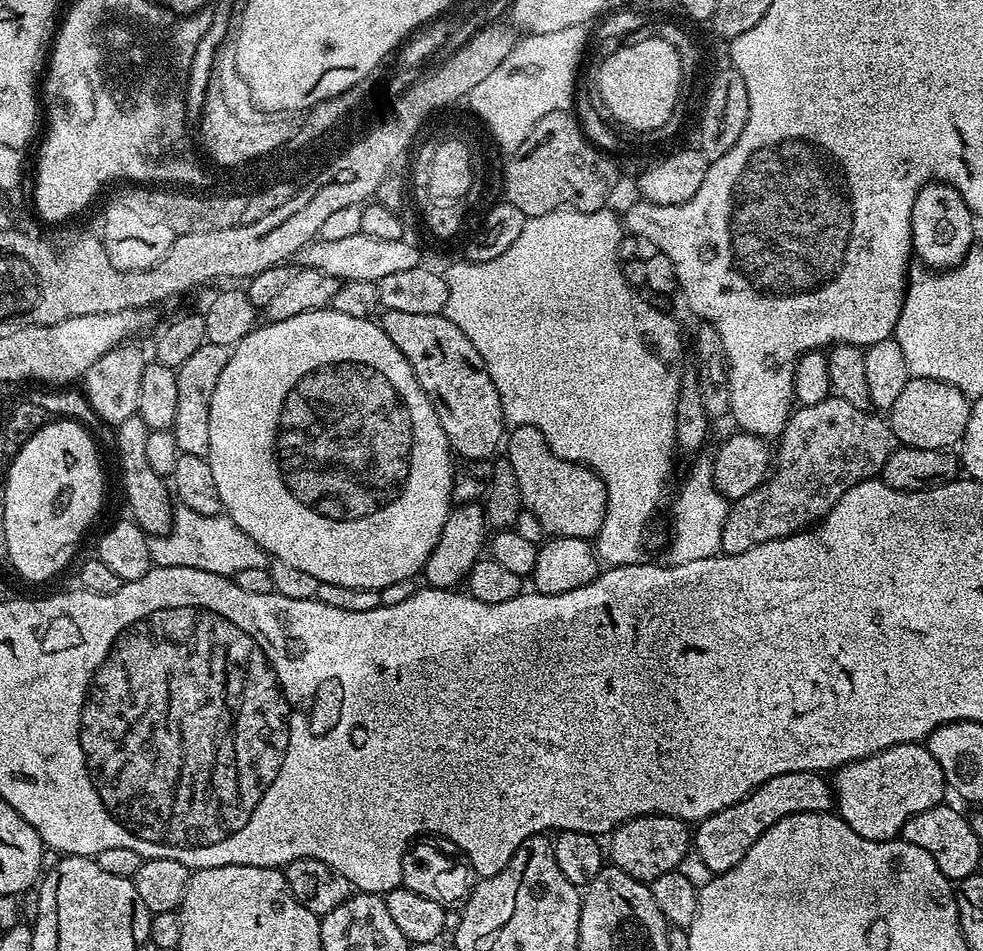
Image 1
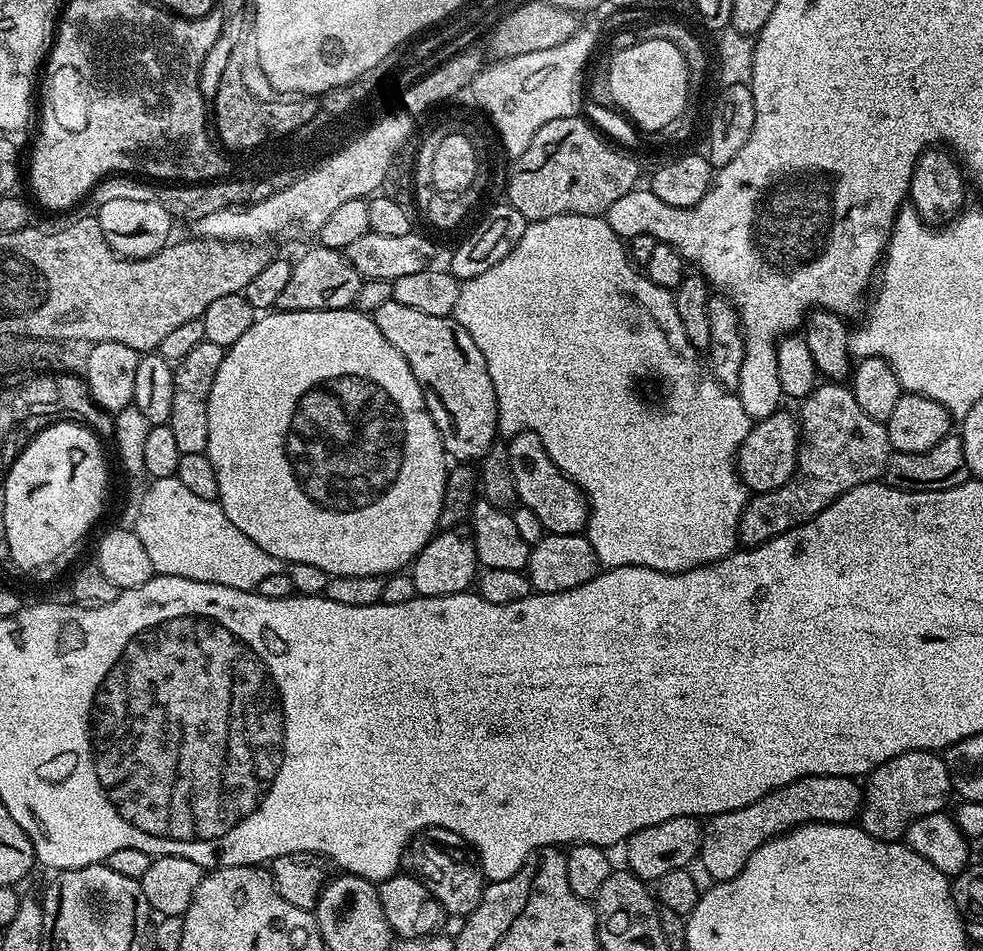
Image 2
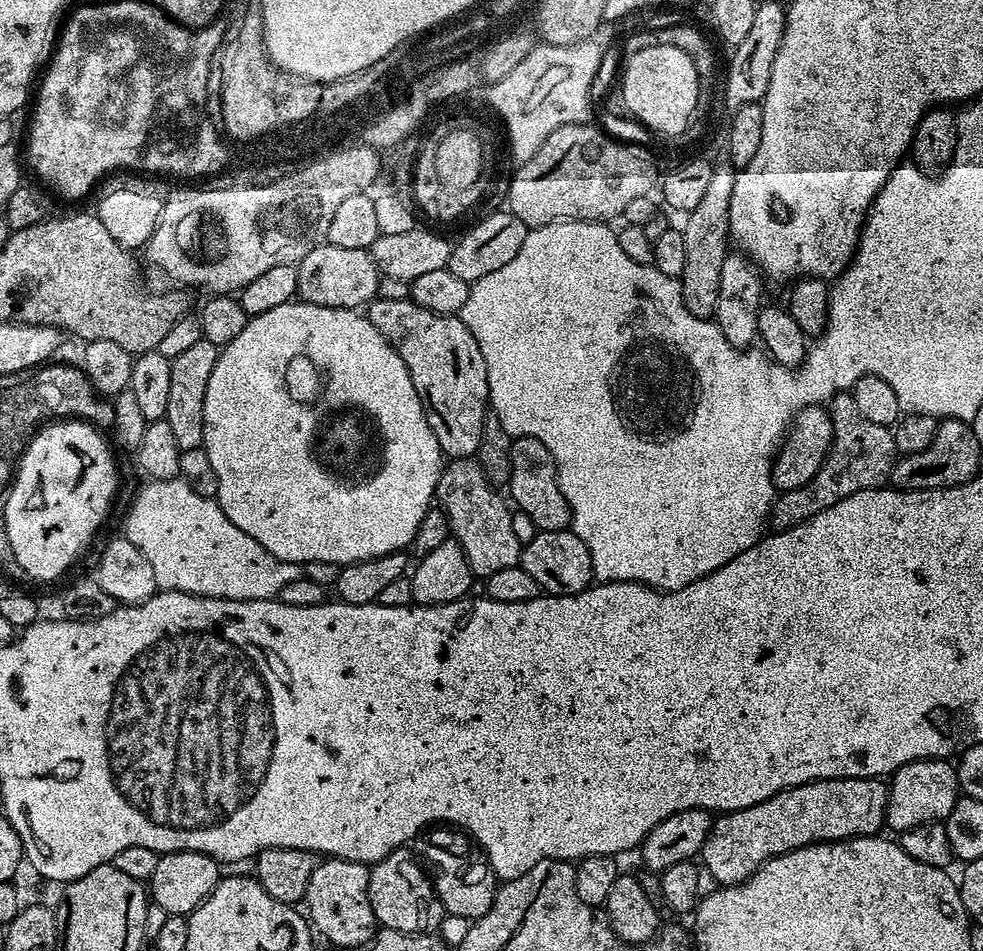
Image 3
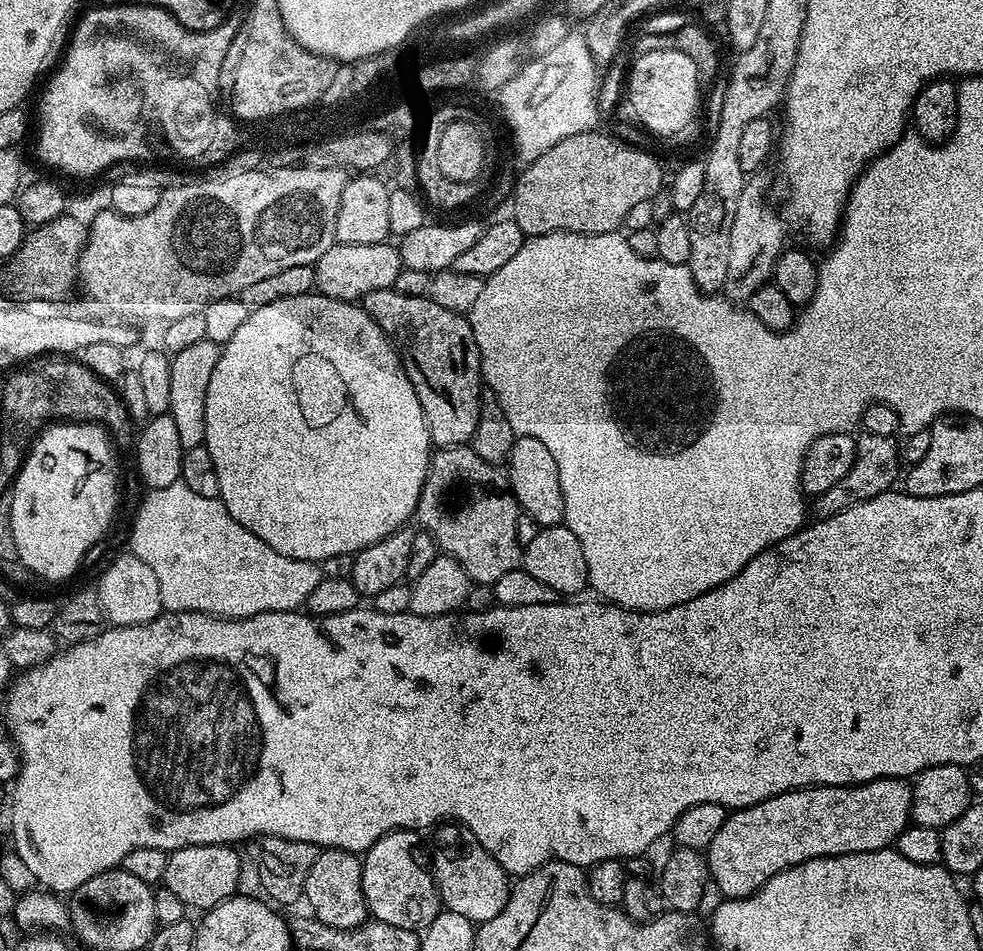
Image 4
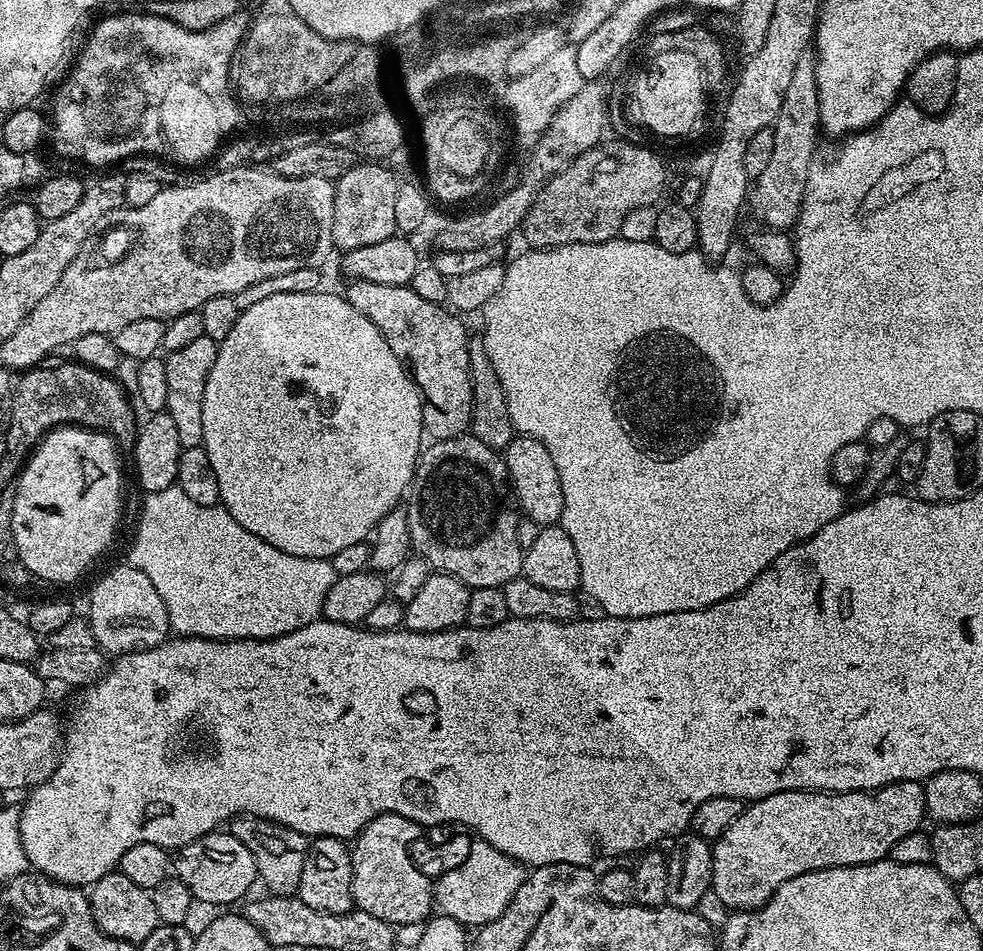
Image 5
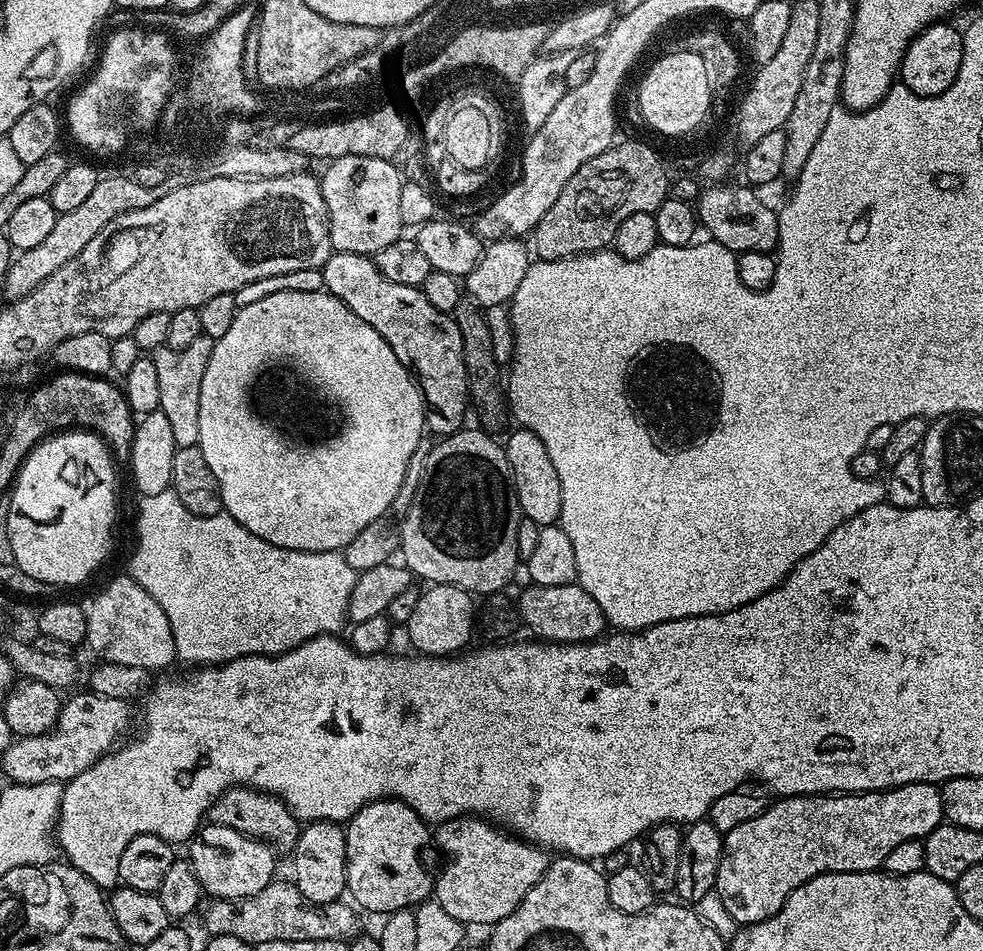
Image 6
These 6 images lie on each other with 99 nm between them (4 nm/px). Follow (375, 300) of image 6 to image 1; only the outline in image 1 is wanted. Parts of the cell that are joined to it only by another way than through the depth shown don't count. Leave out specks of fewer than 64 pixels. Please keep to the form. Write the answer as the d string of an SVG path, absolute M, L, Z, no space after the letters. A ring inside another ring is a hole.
M384 310L379 313L378 323L386 338L390 338L390 342L394 342L398 350L402 350L422 390L431 398L434 414L438 414L438 422L442 422L442 430L446 430L446 438L453 453L466 460L488 460L495 457L496 447L499 444L501 447L506 436L502 402L470 338L466 338L466 334L462 334L462 330L458 330L458 326L454 326L454 322L447 320L443 314L435 316L434 314L406 314L406 310Z

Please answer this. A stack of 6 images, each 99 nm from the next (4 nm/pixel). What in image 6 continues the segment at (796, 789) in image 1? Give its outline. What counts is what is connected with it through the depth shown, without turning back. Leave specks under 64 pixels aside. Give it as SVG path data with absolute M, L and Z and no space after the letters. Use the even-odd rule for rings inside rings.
M903 784L902 786L898 786L897 788L886 788L883 792L854 792L851 794L821 794L818 796L785 796L783 798L777 799L775 801L777 804L769 803L767 807L765 807L764 812L762 814L758 814L758 818L750 818L750 822L742 822L742 826L734 826L734 830L730 830L729 832L723 833L724 838L724 853L722 854L722 862L718 866L718 878L716 879L715 892L718 894L724 906L726 906L726 911L730 914L730 917L733 918L734 922L738 926L743 926L746 924L757 924L758 922L762 922L766 918L770 918L774 914L778 914L778 910L782 908L784 905L784 900L787 896L792 893L798 886L802 886L805 884L807 880L810 878L814 878L815 876L821 876L822 874L826 874L827 872L874 872L877 871L883 865L884 859L886 858L886 854L890 854L890 850L894 850L894 846L898 846L902 842L910 842L911 840L923 840L924 837L929 836L932 831L938 825L945 823L944 818L944 803L942 802L942 798L940 797L940 788L935 784Z

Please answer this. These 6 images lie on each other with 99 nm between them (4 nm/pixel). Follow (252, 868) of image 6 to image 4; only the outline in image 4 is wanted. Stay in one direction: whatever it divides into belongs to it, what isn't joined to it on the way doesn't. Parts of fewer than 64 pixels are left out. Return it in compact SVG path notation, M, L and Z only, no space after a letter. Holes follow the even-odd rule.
M203 844L176 848L168 853L163 887L170 890L184 904L185 909L207 910L218 902L237 895L240 884L240 856L235 847L226 844Z

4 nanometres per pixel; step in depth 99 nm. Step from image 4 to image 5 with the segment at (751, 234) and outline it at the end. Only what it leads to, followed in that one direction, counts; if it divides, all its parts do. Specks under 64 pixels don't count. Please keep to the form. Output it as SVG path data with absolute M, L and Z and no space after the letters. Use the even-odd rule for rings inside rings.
M807 51L802 54L802 58L798 58L798 66L794 66L786 98L782 98L782 110L778 110L778 118L772 128L774 151L770 163L766 165L766 170L762 170L762 174L755 176L750 188L750 208L752 204L763 227L788 230L795 225L800 208L804 205L806 182L817 155L816 135L821 135L821 132L816 57Z

